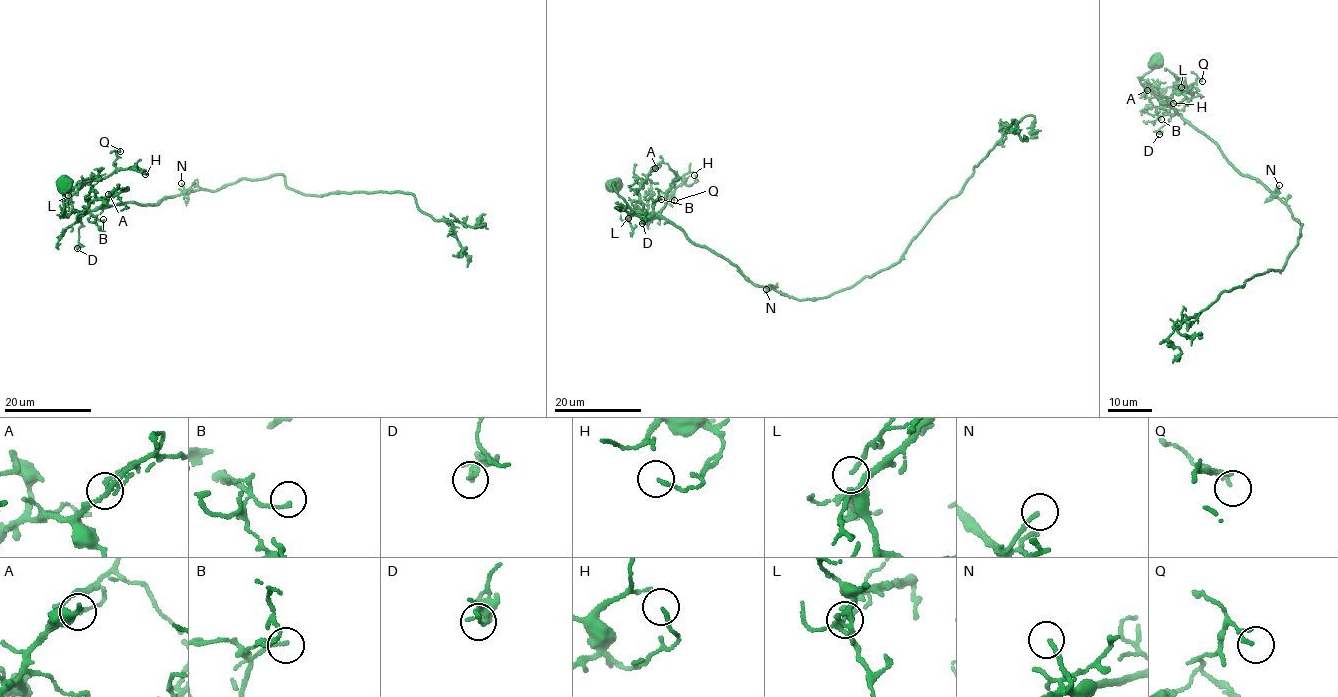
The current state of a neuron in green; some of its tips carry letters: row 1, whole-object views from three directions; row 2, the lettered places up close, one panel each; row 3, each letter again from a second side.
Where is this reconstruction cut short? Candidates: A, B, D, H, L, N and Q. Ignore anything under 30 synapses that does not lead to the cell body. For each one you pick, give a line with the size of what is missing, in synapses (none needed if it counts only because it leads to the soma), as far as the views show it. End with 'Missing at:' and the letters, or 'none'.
N: Roughly 50 synapses
Missing at: N

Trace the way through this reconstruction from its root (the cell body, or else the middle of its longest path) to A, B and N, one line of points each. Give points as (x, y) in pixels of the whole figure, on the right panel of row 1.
A: (1158, 60), (1161, 63), (1139, 81), (1172, 106), (1164, 105), (1153, 91), (1147, 90)
B: (1158, 60), (1161, 63), (1139, 81), (1153, 93), (1163, 96), (1175, 112), (1163, 114), (1161, 119)
N: (1158, 60), (1161, 63), (1139, 81), (1212, 139), (1235, 169), (1271, 193), (1279, 185)

